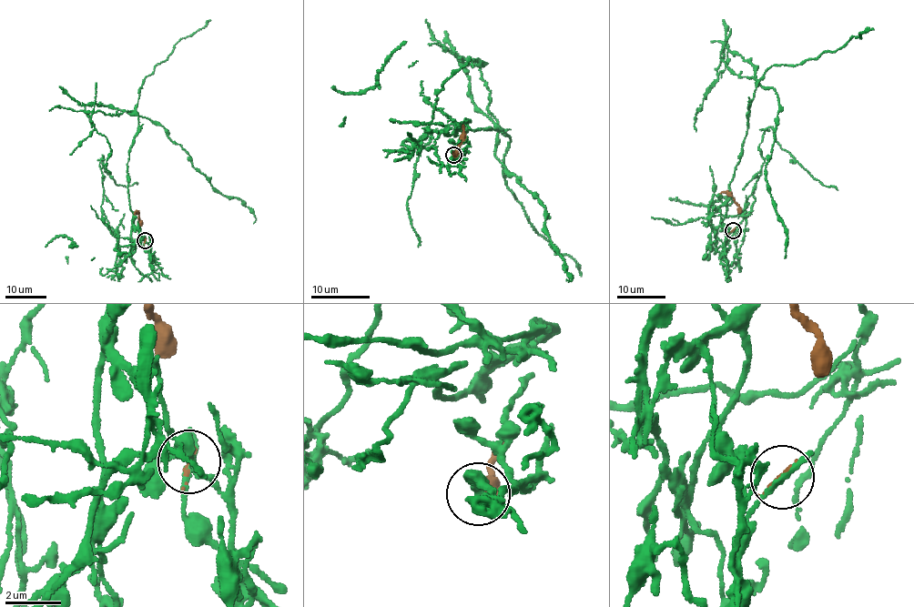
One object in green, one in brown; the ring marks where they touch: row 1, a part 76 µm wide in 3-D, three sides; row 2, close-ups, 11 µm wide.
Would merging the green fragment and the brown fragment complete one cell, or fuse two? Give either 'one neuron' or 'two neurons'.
two neurons

